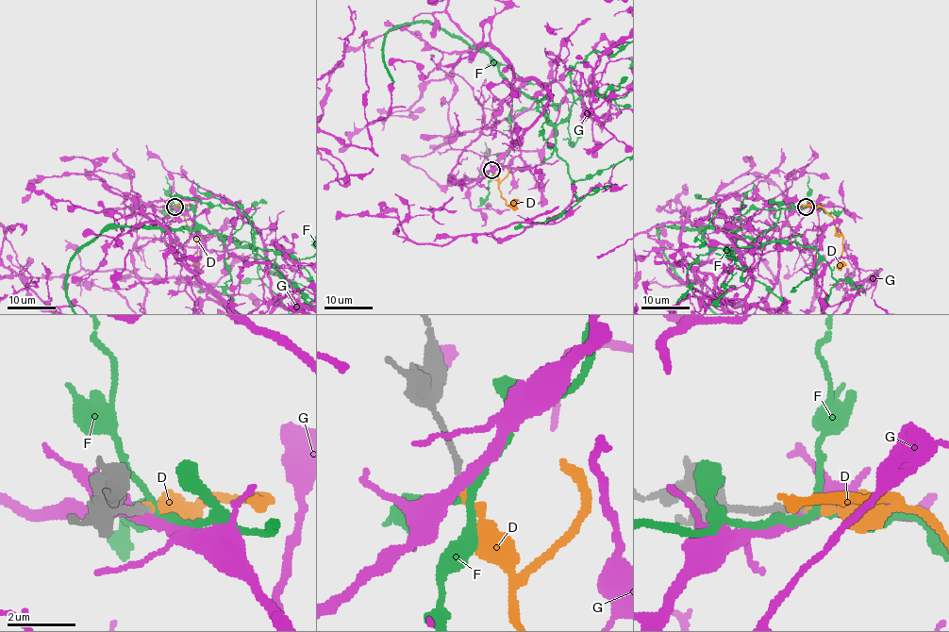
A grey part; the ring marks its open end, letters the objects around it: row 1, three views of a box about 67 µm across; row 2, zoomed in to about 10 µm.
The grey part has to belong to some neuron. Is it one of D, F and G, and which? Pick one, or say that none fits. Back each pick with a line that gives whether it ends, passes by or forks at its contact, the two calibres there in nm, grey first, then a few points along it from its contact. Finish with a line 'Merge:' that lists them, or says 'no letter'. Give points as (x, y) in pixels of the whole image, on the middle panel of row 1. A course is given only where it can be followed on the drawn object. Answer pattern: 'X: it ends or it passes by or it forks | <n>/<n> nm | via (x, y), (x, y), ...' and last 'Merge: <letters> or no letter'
D: it ends | 190/280 nm | via (491, 170), (505, 202), (514, 206)
Merge: D

